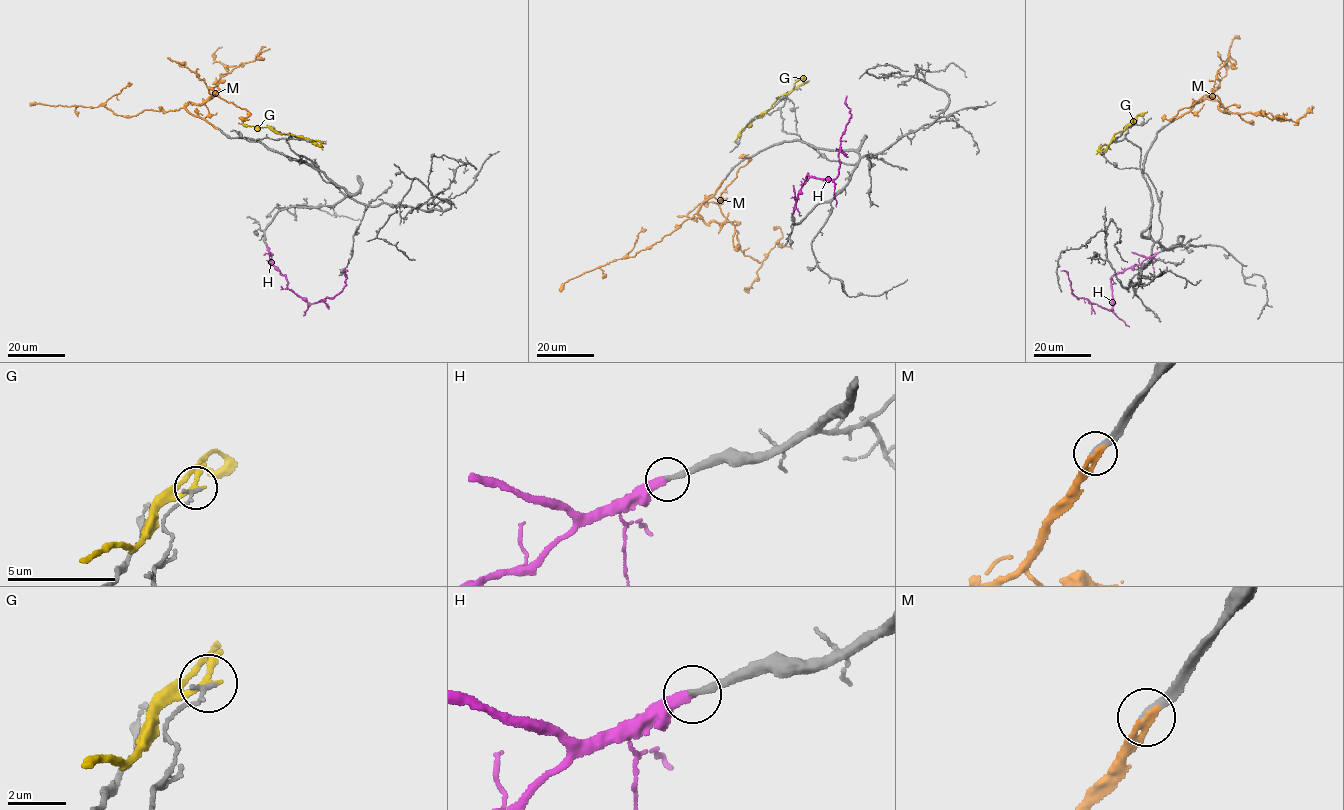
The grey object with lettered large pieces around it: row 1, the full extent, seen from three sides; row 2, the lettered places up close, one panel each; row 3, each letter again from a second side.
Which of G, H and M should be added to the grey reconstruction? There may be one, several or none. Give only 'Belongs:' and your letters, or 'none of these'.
Belongs: H

